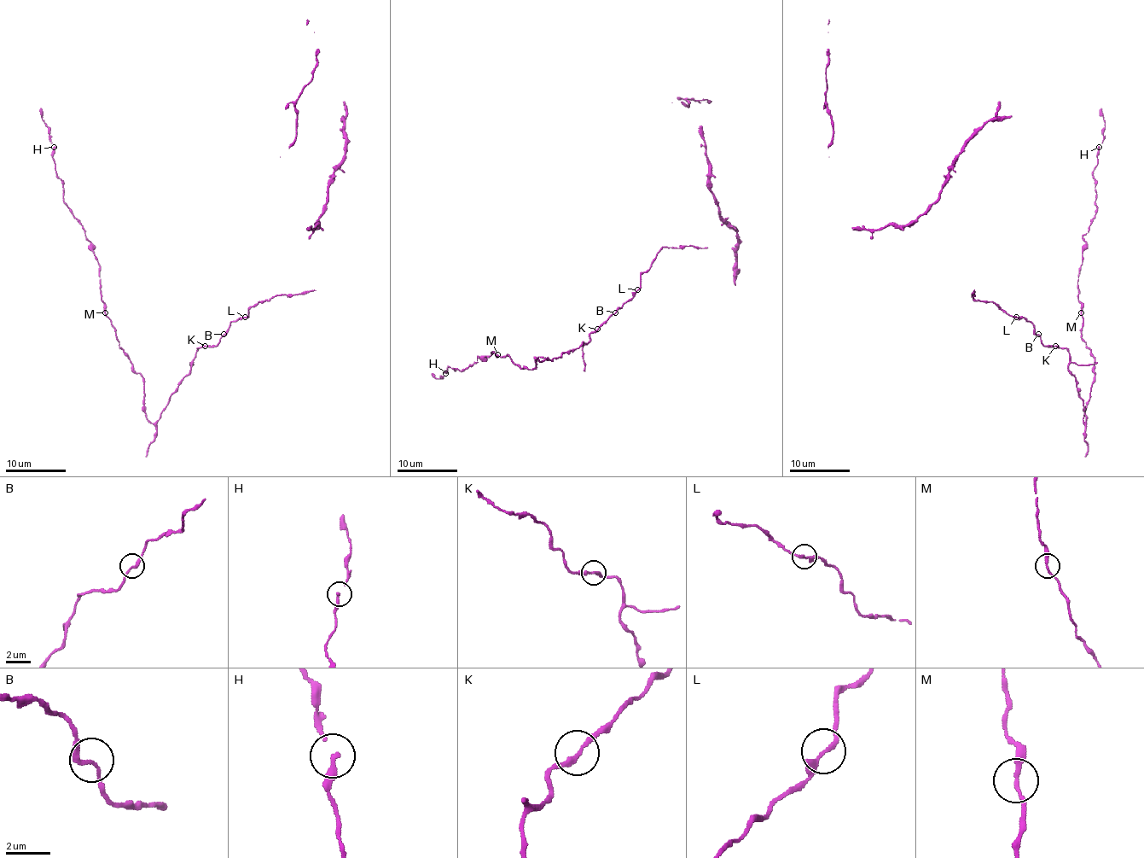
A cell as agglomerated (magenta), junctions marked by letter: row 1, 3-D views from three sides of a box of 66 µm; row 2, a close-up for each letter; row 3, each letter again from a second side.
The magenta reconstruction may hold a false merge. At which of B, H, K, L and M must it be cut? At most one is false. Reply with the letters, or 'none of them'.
none of them

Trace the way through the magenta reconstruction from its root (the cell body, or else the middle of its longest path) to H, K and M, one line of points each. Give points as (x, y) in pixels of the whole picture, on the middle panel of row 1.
H: (615, 312), (588, 342), (553, 359), (538, 358), (531, 370), (491, 352), (462, 371), (449, 367), (445, 373)
K: (615, 312), (597, 329)
M: (615, 312), (589, 335), (588, 342), (553, 359), (538, 358), (531, 370), (521, 368), (508, 354), (497, 354)

